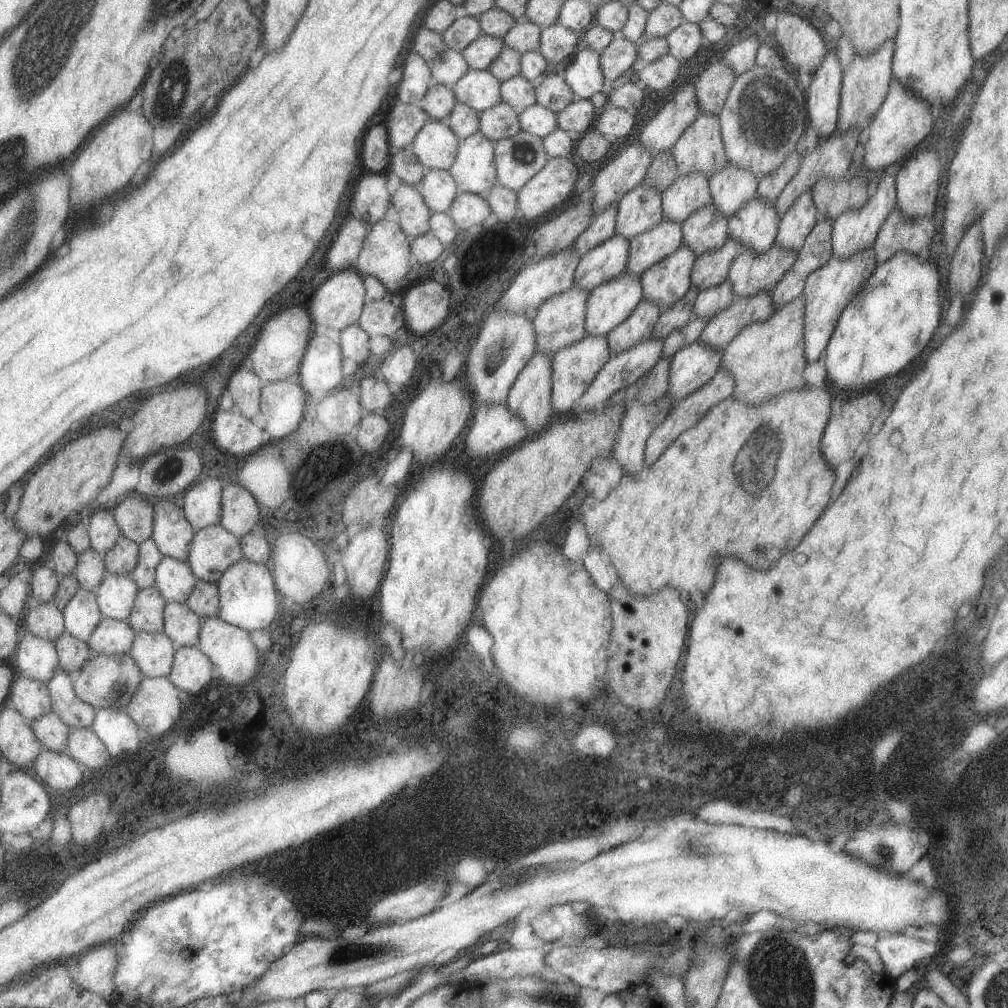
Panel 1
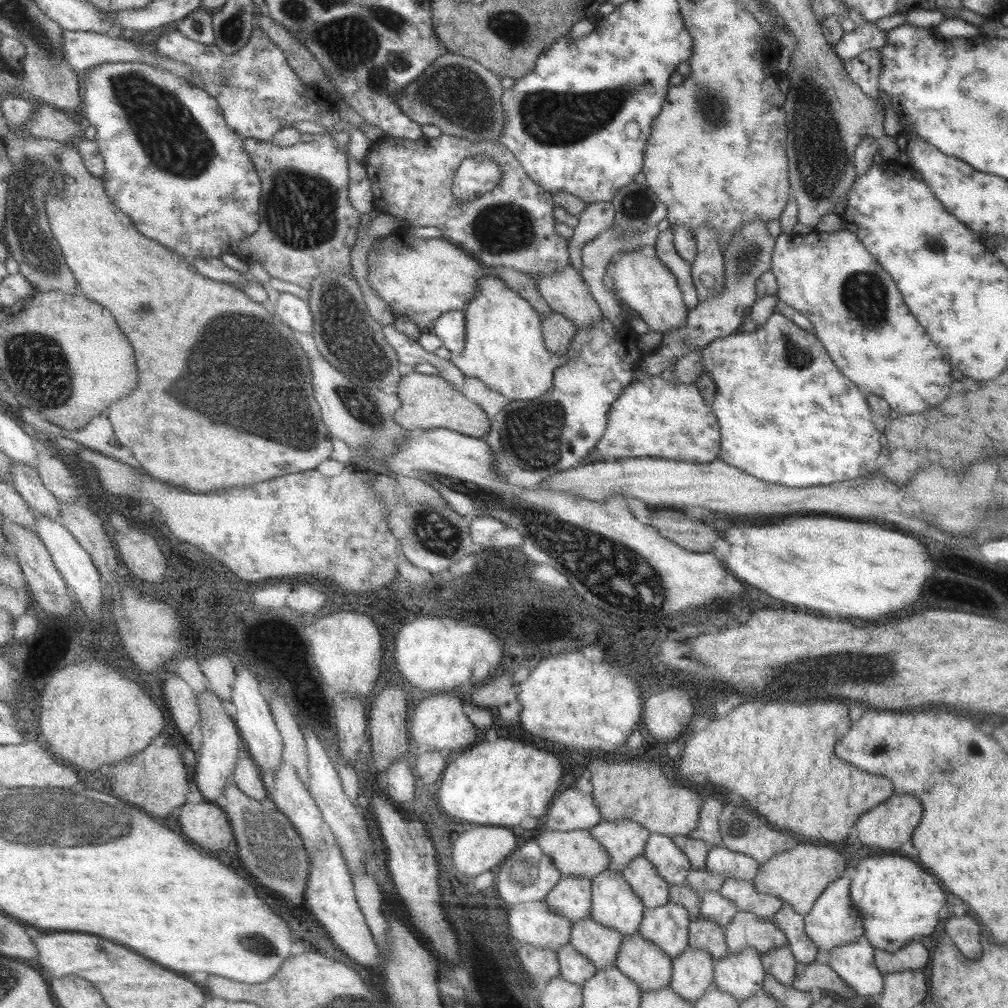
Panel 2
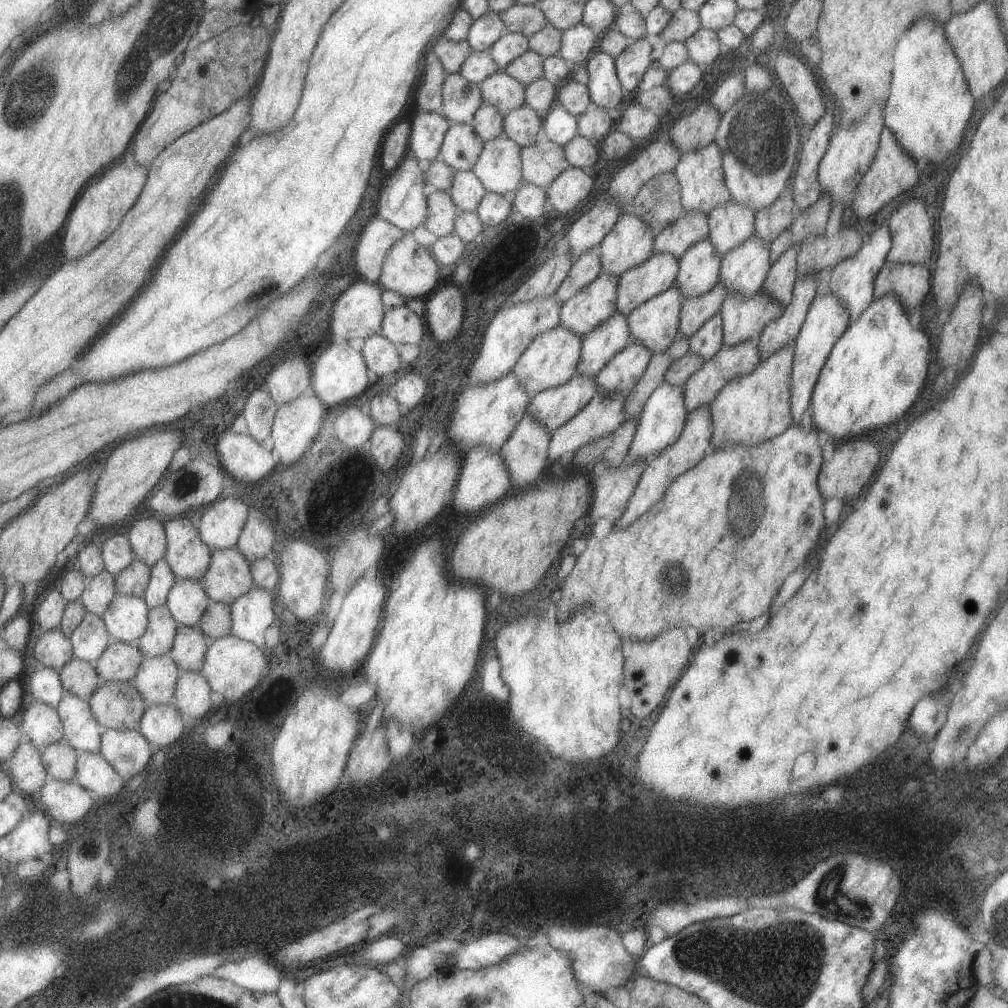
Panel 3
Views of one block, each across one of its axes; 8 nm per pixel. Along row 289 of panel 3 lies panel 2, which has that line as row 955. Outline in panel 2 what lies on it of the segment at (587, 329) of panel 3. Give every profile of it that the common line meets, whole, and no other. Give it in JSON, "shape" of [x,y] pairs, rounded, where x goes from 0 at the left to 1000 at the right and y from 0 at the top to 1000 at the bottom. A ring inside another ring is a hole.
{"shape":[[[584,909],[570,917],[566,935],[574,944],[586,950],[594,962],[598,962],[612,956],[618,933],[620,933],[618,925],[614,925],[612,921],[598,919],[590,915],[588,909]]]}

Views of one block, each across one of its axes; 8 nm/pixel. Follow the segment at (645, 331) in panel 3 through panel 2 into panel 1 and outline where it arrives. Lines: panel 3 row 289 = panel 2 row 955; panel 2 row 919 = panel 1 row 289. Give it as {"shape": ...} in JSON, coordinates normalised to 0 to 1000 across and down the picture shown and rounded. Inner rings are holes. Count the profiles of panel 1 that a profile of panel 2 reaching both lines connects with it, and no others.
{"shape":[[[674,244],[666,254],[642,266],[638,276],[640,298],[652,300],[654,308],[662,308],[674,302],[682,290],[686,290],[686,270],[689,262],[689,250],[686,244]]]}

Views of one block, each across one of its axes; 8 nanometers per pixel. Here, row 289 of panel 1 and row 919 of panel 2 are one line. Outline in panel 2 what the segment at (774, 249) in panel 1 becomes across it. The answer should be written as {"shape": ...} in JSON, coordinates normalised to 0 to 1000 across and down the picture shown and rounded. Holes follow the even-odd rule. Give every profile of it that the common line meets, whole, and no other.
{"shape":[[[731,905],[725,917],[719,919],[719,933],[723,946],[735,944],[743,938],[757,946],[781,937],[781,929],[777,923],[769,921],[767,911],[751,909],[747,905]]]}

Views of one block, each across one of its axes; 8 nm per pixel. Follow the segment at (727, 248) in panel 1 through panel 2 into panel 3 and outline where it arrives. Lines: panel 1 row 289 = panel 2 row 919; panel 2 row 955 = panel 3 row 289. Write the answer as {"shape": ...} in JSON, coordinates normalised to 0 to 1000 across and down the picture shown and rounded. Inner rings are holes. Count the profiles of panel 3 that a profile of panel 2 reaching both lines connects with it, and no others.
{"shape":[[[711,280],[697,294],[678,296],[674,331],[680,333],[680,335],[686,335],[686,331],[691,329],[693,323],[699,321],[699,317],[703,317],[707,312],[711,312],[715,308],[715,302],[717,302],[717,298],[719,298],[721,292],[723,292],[721,284],[717,280]]]}

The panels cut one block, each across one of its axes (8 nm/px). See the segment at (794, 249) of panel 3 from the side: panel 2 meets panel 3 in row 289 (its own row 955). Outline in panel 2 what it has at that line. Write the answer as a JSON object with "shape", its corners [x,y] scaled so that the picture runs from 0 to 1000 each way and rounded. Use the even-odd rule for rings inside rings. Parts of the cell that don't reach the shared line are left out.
{"shape":[[[777,937],[775,940],[767,940],[763,944],[757,944],[755,954],[757,954],[757,962],[761,966],[765,966],[771,974],[775,974],[779,978],[787,976],[791,952],[789,952],[783,937]]]}

